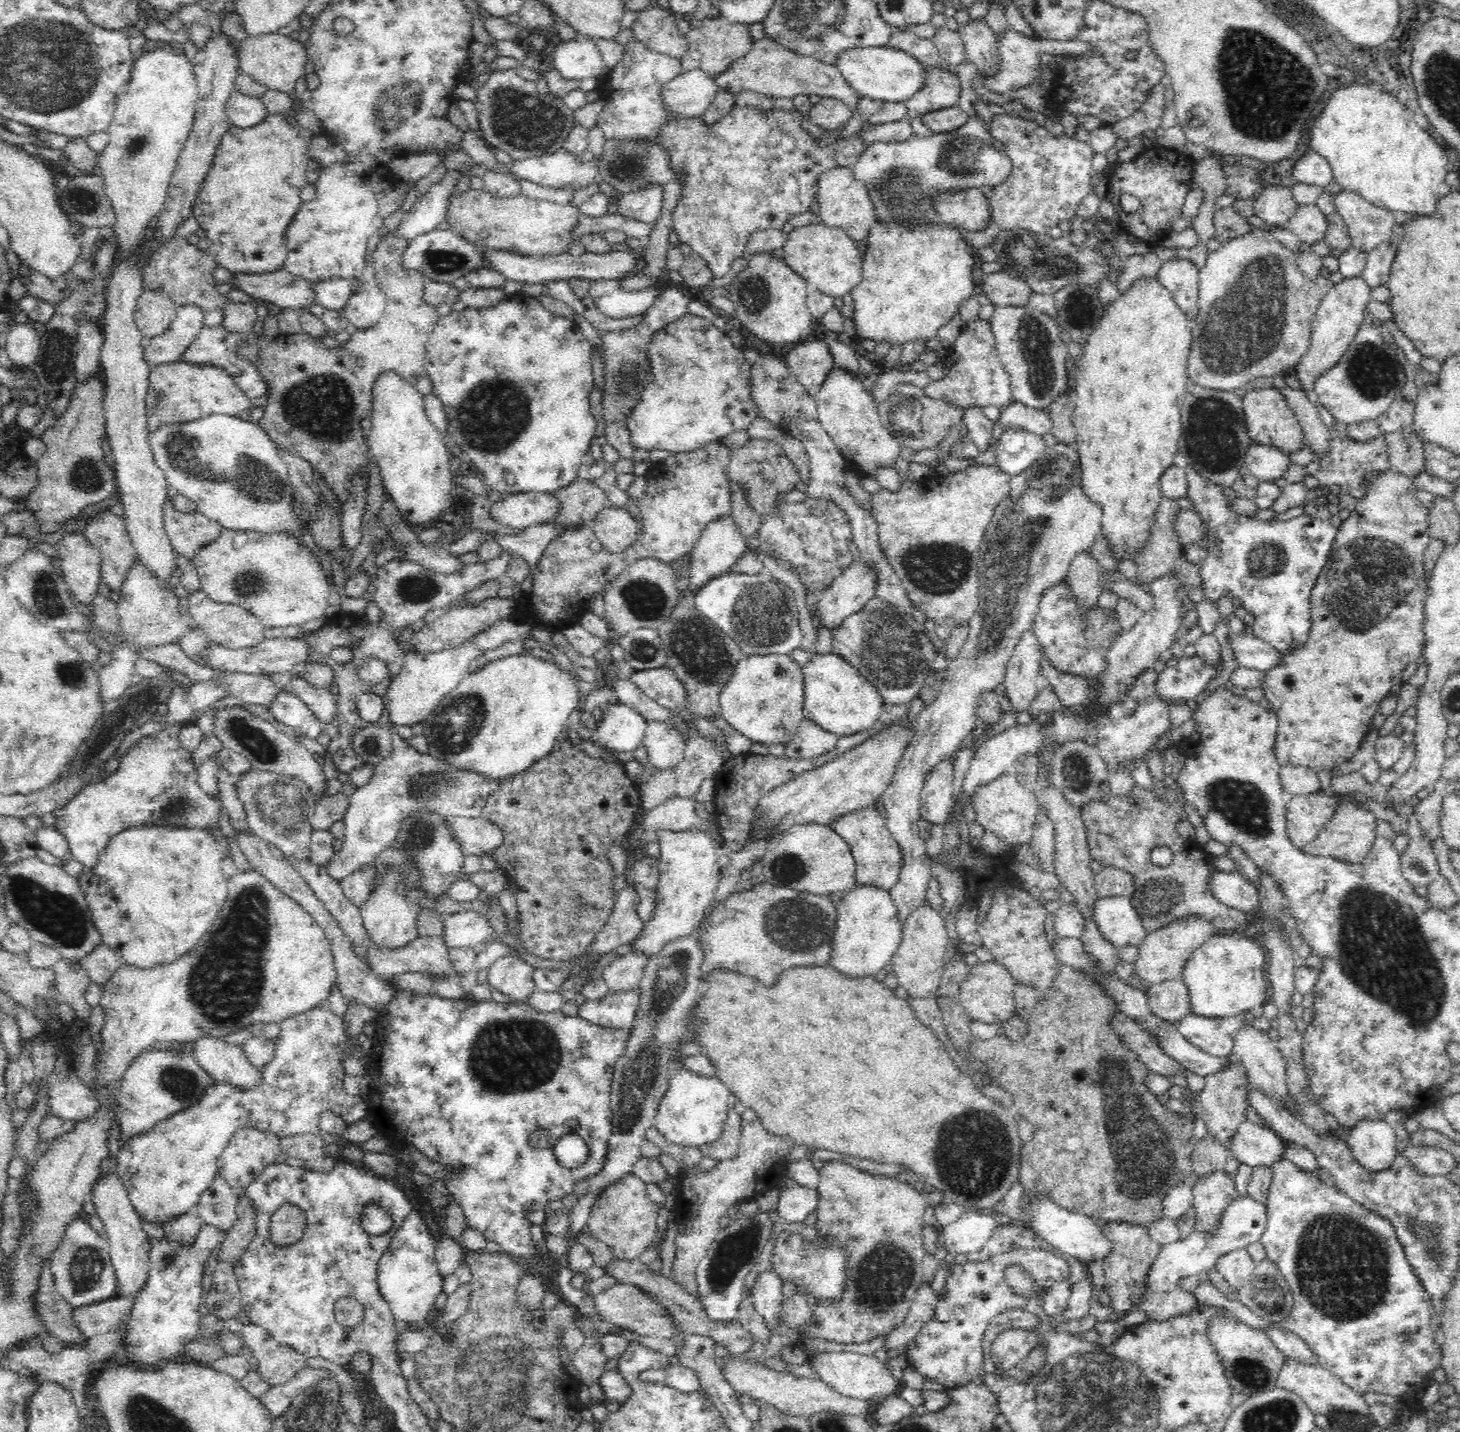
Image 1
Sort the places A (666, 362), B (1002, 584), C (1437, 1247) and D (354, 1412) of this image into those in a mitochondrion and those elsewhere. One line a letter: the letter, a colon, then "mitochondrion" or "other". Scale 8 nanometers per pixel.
A: mitochondrion
B: mitochondrion
C: mitochondrion
D: mitochondrion

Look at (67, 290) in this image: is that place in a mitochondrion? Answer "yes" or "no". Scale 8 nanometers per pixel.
no

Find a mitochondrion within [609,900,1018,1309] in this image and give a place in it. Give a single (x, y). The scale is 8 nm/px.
(635, 1084)

